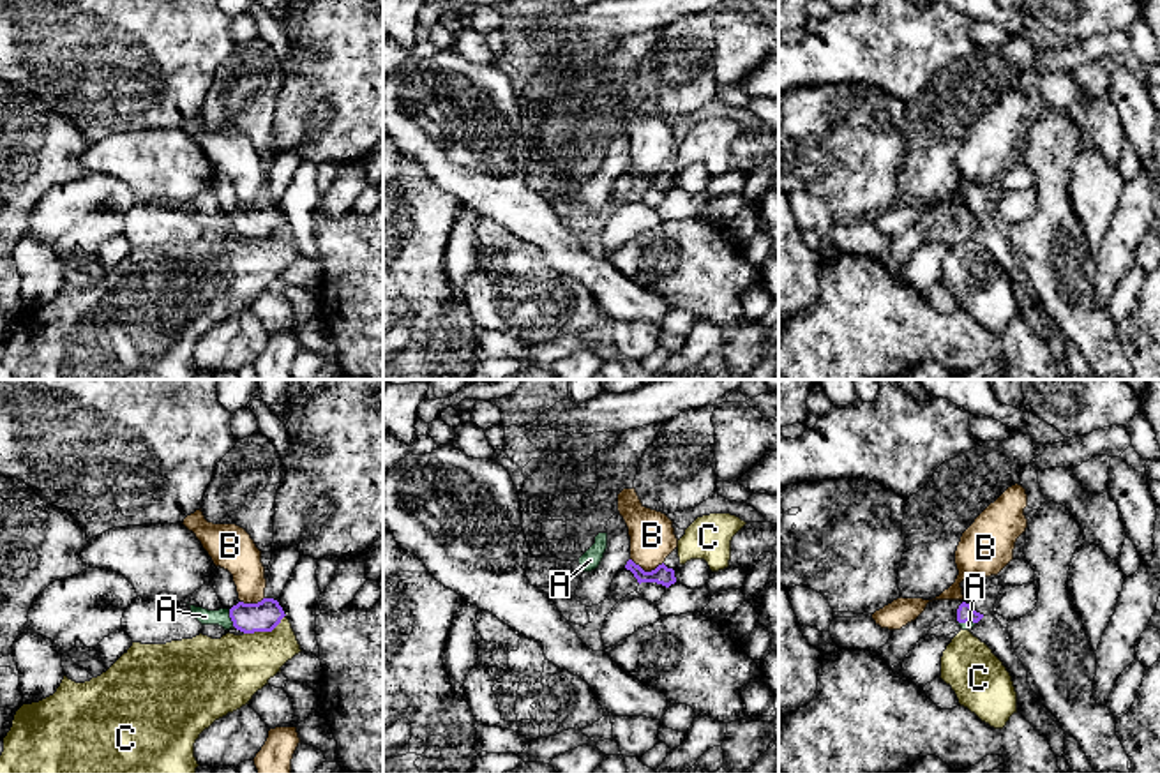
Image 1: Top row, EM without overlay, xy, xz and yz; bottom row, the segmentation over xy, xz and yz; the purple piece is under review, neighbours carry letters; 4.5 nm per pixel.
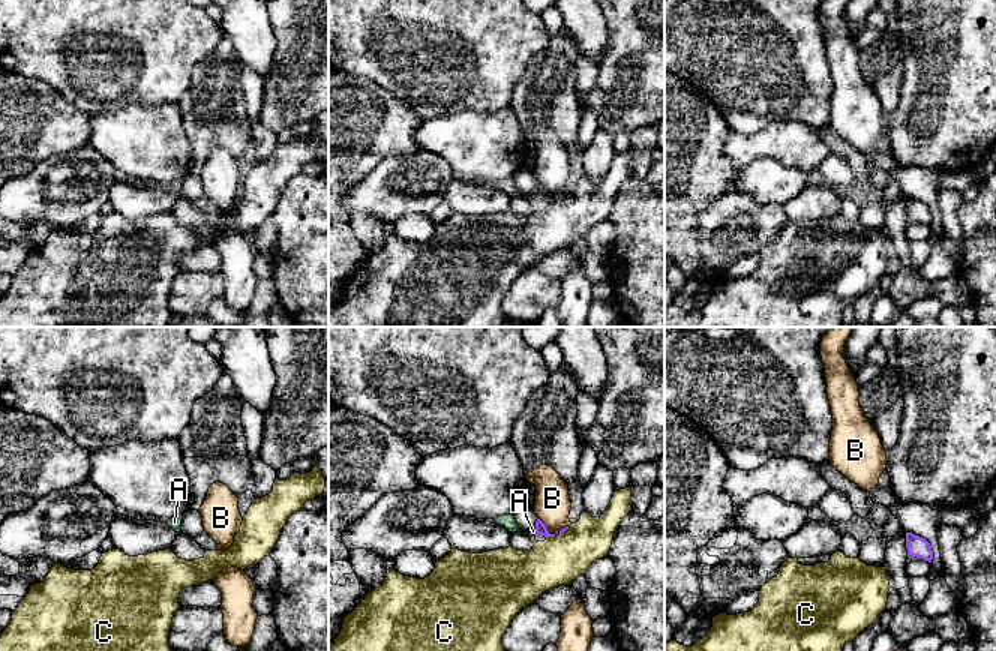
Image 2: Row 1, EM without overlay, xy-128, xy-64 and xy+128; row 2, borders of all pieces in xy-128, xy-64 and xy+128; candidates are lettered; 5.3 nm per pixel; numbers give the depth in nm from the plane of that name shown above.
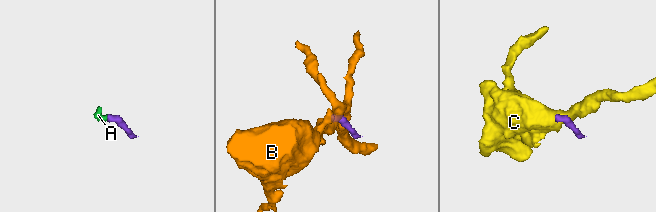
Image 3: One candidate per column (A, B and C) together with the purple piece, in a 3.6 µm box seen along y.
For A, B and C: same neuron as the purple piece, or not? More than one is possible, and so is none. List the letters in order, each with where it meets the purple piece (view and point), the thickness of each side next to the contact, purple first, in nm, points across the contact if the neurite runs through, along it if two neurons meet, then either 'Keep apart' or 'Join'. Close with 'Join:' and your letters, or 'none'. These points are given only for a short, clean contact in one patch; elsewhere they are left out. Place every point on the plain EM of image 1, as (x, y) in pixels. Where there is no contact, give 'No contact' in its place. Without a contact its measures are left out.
A: Touches purple at xy (230, 221). Thickness 140 nm (purple) against 70 nm. Path across: xy (263, 221), (230, 221), (205, 221). Join
B: Touches purple at xz (647, 177). Thickness 90 nm (purple) against 200 nm. Boundary: xz (631, 163), (645, 175), (654, 175), (662, 168). Keep apart
C: Touches purple at xy (265, 235). Thickness 140 nm (purple) against 320 nm. Boundary: xy (285, 219), (271, 235), (244, 239). Keep apart
Join: A

